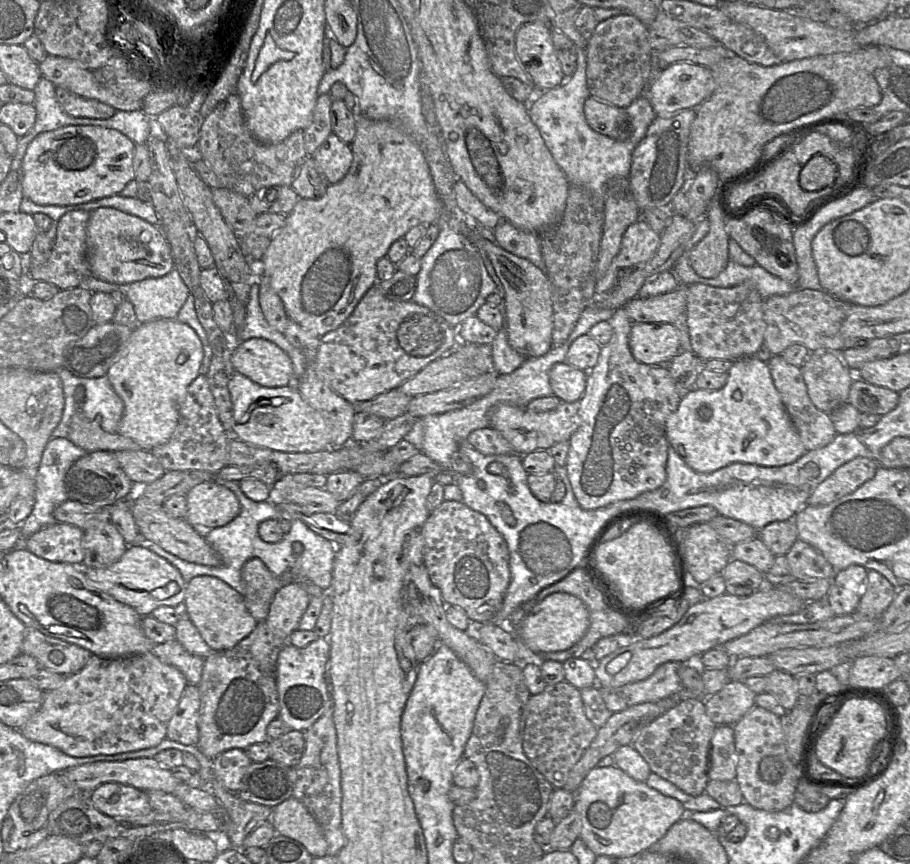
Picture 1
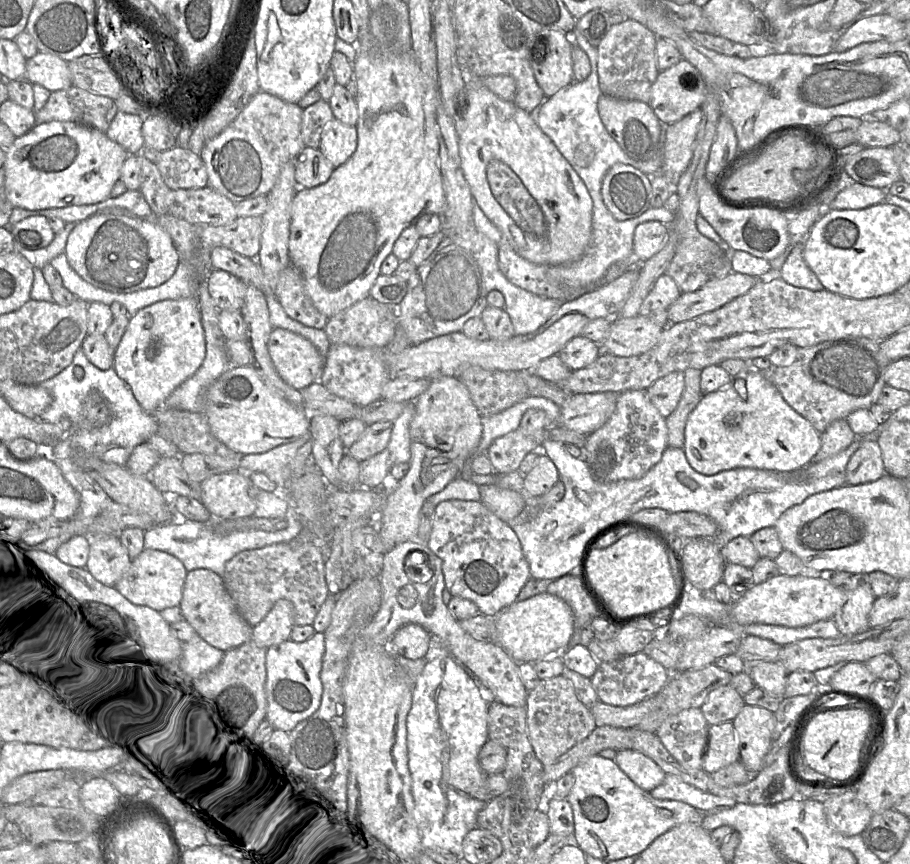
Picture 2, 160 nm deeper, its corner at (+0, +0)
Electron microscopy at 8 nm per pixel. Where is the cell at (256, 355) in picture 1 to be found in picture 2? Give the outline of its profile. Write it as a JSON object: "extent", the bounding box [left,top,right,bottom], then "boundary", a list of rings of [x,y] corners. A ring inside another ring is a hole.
{"extent":[268,328,324,390],"boundary":[[[273,328],[268,351],[278,374],[290,386],[303,390],[319,381],[324,357],[302,335],[283,328]]]}

